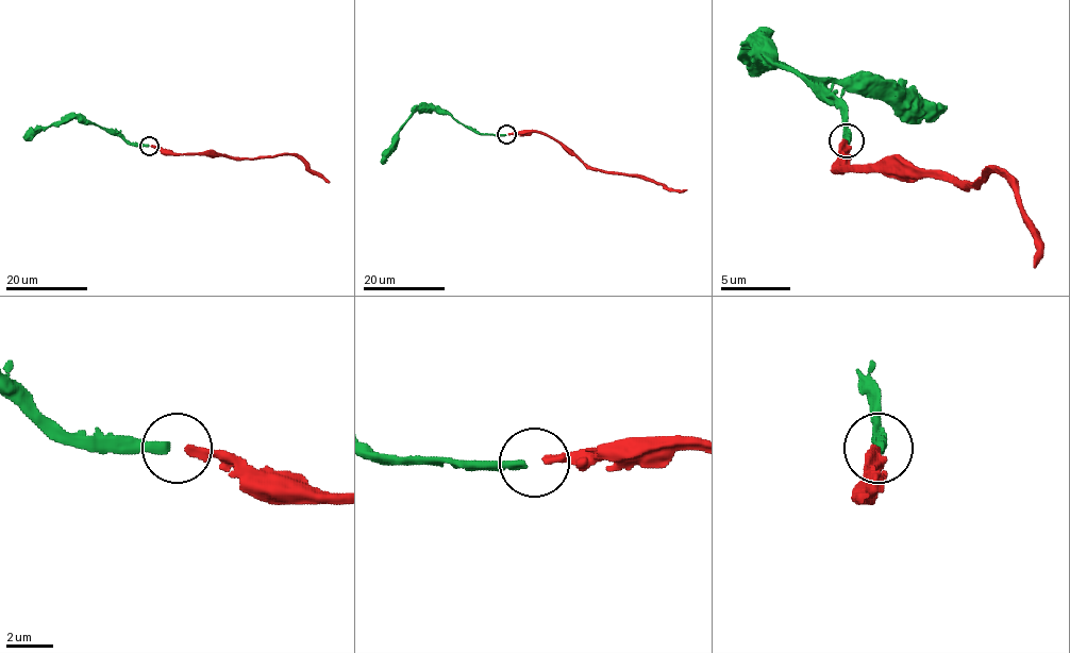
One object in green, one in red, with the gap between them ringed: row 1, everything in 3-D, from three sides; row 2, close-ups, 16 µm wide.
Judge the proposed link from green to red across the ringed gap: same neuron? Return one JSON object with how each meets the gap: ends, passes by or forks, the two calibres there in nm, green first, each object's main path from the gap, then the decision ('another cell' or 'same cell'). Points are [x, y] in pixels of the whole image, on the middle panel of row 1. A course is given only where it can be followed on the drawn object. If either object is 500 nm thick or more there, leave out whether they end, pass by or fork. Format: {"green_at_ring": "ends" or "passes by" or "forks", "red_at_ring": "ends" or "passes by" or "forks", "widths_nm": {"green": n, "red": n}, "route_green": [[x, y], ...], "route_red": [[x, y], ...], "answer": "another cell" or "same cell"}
{"green_at_ring": "ends", "red_at_ring": "ends", "widths_nm": {"green": 380, "red": 320}, "route_green": [[505, 134], [479, 133], [448, 114], [416, 110], [398, 132], [397, 146], [382, 164]], "route_red": [[508, 134], [545, 132], [595, 168], [653, 180], [669, 188], [686, 189]], "answer": "same cell"}

